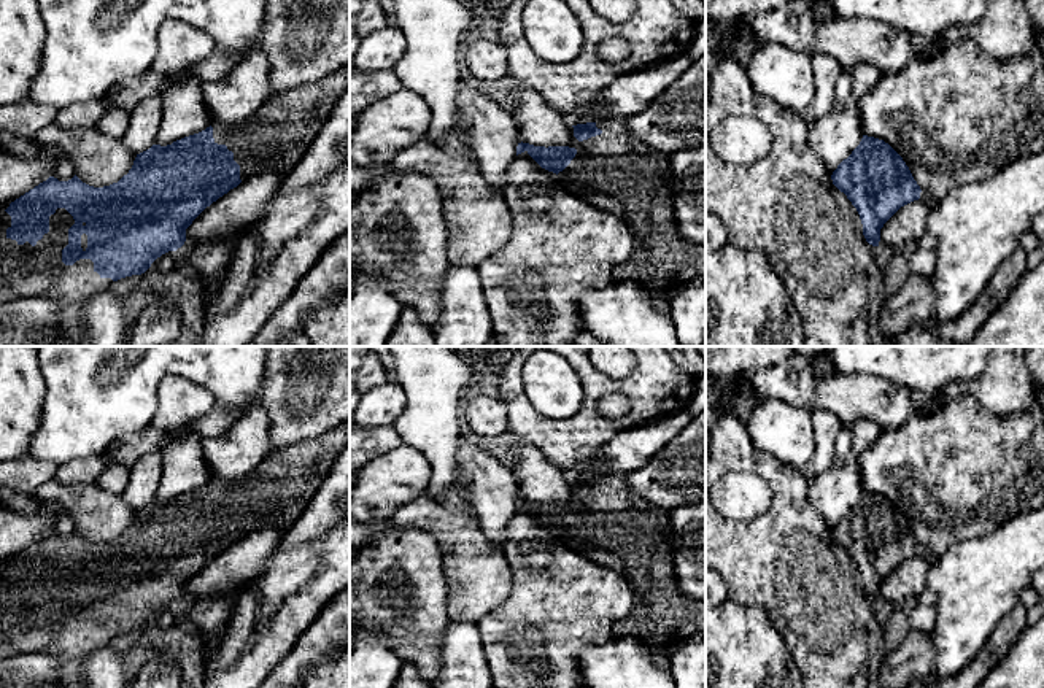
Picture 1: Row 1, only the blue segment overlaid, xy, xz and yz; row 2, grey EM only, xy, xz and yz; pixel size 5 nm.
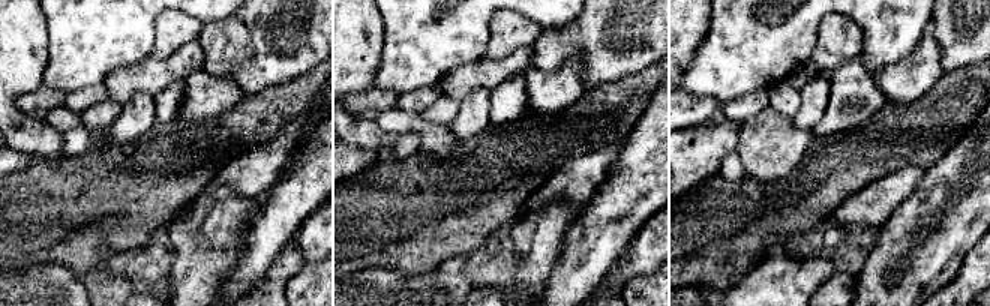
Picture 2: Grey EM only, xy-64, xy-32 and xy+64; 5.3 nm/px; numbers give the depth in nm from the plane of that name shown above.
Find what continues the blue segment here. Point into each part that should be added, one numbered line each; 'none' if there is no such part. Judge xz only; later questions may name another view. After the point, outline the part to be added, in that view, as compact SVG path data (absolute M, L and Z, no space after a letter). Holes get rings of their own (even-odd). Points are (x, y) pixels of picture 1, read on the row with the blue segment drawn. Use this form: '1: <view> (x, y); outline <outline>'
1: xz (614, 172); outline M624 119L596 121L601 135L566 145L577 154L559 172L559 184L594 208L621 218L632 234L632 256L612 269L613 281L634 281L644 288L675 291L706 275L706 243L693 243L677 232L671 156L636 140Z

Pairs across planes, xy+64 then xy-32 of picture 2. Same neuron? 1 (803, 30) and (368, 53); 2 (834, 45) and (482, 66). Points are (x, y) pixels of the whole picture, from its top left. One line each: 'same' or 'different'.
1: different
2: different

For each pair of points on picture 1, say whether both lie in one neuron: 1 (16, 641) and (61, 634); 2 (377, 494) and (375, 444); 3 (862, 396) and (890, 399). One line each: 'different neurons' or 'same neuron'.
1: same neuron
2: different neurons
3: same neuron

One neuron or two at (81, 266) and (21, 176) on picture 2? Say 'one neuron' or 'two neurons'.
one neuron

